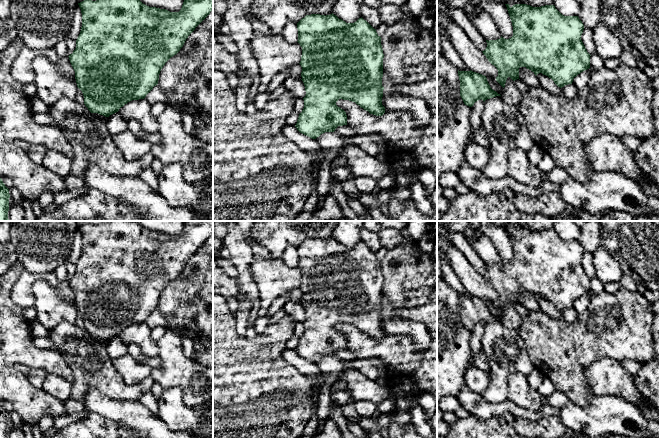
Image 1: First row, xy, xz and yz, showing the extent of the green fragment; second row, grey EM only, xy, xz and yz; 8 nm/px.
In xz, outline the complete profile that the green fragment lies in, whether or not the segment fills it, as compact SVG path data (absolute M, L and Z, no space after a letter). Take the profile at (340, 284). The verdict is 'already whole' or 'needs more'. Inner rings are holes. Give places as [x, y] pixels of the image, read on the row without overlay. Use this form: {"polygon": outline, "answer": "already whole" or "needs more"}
{"polygon": "M333 237L330 239L311 238L306 239L297 247L298 267L302 271L300 289L301 301L305 310L306 319L303 322L304 332L299 338L295 351L297 354L316 363L325 356L334 356L338 350L347 349L346 336L336 329L339 323L355 326L370 338L382 340L385 331L382 329L384 311L383 301L383 273L381 261L362 241L354 247L346 247Z", "answer": "already whole"}

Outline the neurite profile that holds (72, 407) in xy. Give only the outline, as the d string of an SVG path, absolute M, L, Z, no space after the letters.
M68 399L66 402L64 402L64 407L66 413L69 415L74 415L85 410L84 403L72 399Z

